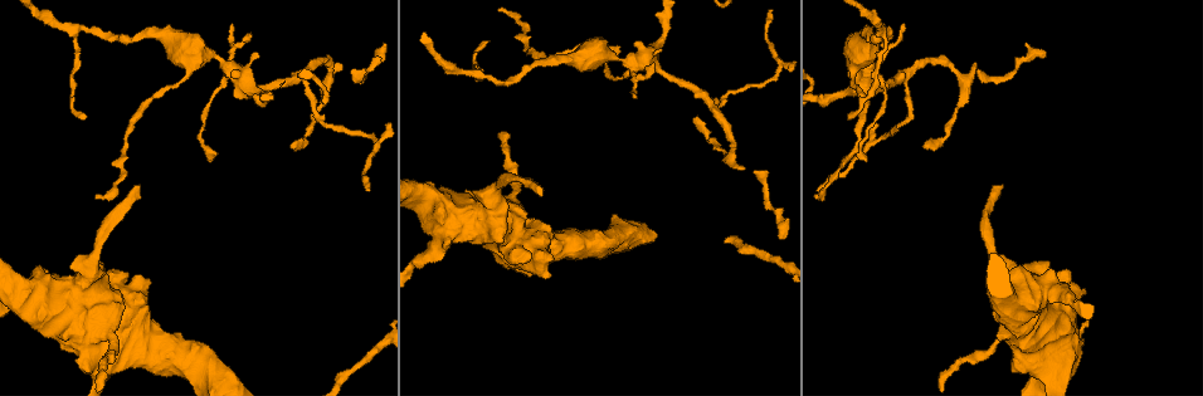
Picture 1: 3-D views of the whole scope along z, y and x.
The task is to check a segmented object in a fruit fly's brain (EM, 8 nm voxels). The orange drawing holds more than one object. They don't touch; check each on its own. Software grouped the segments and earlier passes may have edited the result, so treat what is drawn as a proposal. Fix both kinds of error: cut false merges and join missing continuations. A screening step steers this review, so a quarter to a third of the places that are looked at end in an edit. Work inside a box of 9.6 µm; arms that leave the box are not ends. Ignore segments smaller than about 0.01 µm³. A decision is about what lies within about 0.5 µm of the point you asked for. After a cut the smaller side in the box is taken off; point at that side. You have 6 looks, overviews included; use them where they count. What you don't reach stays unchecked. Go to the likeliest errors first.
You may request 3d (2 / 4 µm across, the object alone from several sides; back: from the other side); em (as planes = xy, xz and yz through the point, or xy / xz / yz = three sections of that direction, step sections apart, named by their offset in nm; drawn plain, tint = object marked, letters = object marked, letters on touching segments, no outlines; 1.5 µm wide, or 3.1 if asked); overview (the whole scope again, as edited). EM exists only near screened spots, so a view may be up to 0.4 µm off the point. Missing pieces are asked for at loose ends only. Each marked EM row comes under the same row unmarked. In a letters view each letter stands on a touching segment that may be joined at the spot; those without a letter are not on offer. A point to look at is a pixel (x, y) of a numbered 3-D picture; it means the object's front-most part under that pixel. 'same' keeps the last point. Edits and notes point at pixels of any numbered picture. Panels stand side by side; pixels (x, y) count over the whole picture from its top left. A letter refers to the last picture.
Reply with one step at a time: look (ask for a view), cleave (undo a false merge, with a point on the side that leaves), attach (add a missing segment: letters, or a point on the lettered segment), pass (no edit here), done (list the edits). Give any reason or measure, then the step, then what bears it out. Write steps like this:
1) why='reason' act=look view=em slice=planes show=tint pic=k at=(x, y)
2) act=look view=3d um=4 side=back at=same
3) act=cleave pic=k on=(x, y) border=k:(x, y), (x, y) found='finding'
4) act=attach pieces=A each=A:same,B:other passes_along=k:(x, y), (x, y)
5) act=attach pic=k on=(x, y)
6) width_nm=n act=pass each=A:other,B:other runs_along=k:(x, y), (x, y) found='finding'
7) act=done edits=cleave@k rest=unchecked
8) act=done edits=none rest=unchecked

why='end of a long branch' act=look view=3d um=2 side=back pic=1 at=(1003, 185)

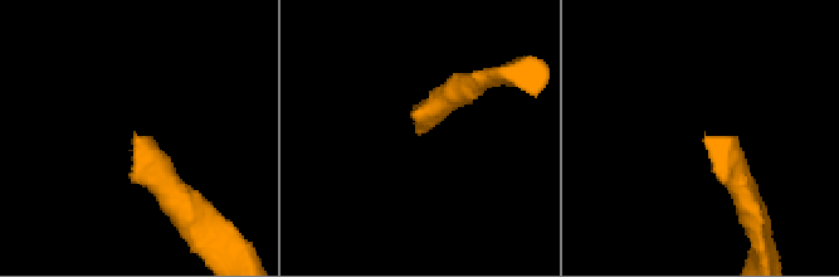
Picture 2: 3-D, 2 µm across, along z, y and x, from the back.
act=look view=em slice=planes show=letters pic=2 at=(705, 131)

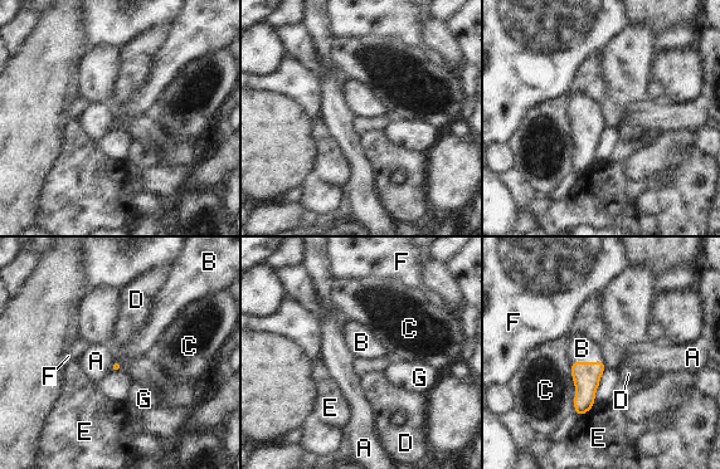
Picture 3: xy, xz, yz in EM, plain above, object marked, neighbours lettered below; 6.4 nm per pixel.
act=attach pieces=B each=A:other,B:same,C:other,D:other,E:other,F:other,G:other passes_along=3:(585, 375), (587, 362), (582, 348) found='it goes on there'

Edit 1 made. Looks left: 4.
act=look view=em slice=yz step=4 show=tint pic=1 at=(84, 119)

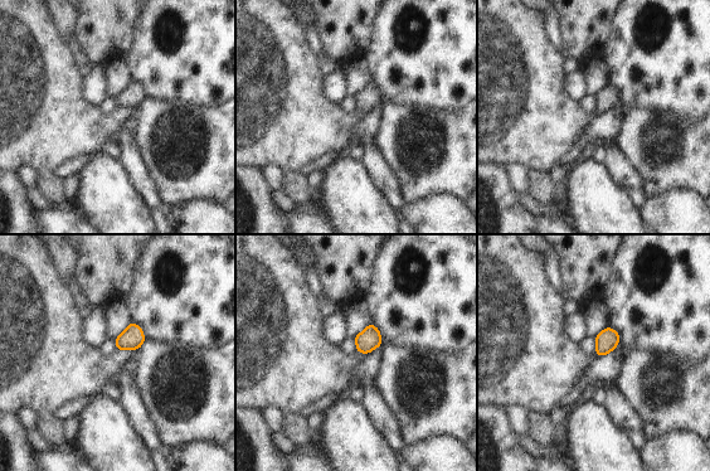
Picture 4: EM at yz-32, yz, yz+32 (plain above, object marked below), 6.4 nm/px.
act=look view=em slice=yz step=4 show=letters at=same

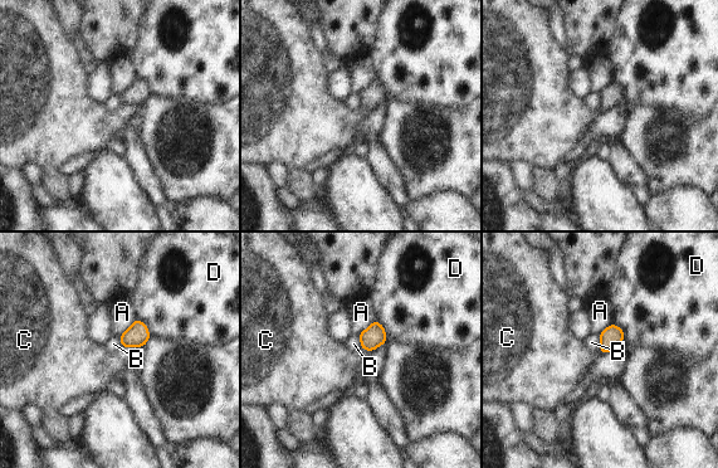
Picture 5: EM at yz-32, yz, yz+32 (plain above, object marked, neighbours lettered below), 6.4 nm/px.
act=pass each=A:other,B:other,C:other,D:other border=5:(599, 334), (600, 350) found='no lettered segment goes on from it'

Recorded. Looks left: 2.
why='three-way junction' act=look view=em slice=planes show=tint pic=1 at=(75, 29)

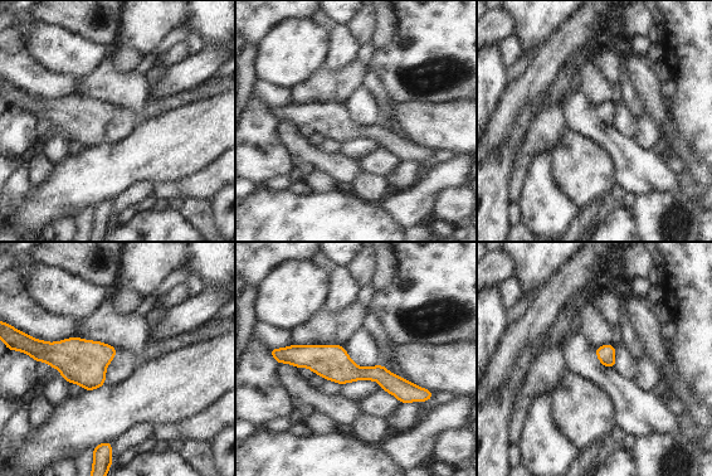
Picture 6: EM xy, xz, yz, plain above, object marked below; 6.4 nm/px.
act=look view=em slice=planes show=letters at=same

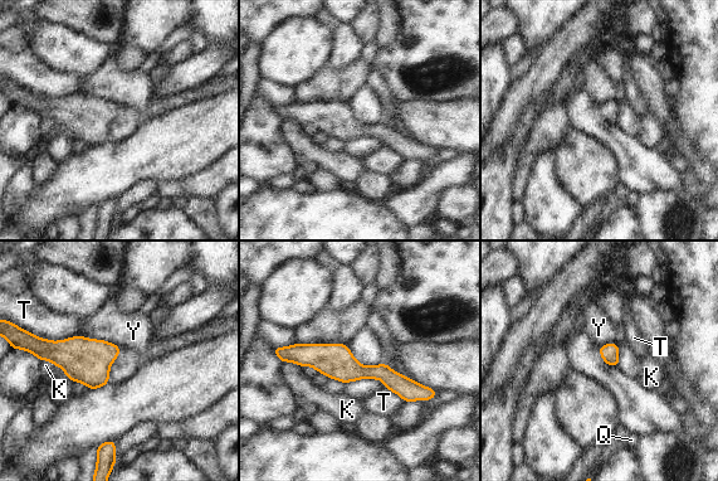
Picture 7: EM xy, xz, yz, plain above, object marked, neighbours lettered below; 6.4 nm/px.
width_nm=100 act=pass each=K:other,Q:other,T:other,Y:other border=7:(79, 334), (111, 341), (120, 348) found='one cell here'

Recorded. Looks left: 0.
act=done edits=attach@3 rest=unchecked

